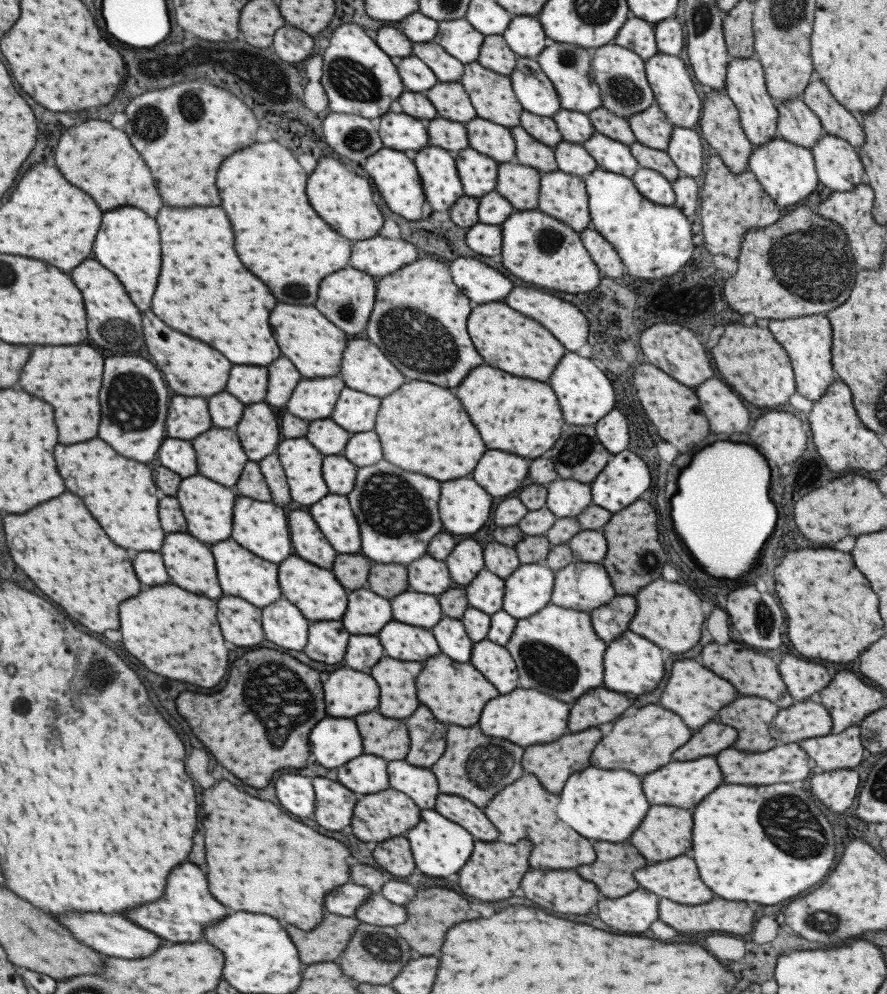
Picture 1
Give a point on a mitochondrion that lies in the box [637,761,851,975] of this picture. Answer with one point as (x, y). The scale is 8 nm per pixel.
(809, 841)

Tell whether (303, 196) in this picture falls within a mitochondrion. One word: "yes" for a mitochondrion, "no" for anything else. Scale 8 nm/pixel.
no

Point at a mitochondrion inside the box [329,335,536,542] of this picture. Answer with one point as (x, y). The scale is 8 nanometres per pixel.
(405, 513)

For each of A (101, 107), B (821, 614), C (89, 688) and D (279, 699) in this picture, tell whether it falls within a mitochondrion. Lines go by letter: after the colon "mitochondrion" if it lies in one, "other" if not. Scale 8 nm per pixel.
A: other
B: other
C: mitochondrion
D: mitochondrion

